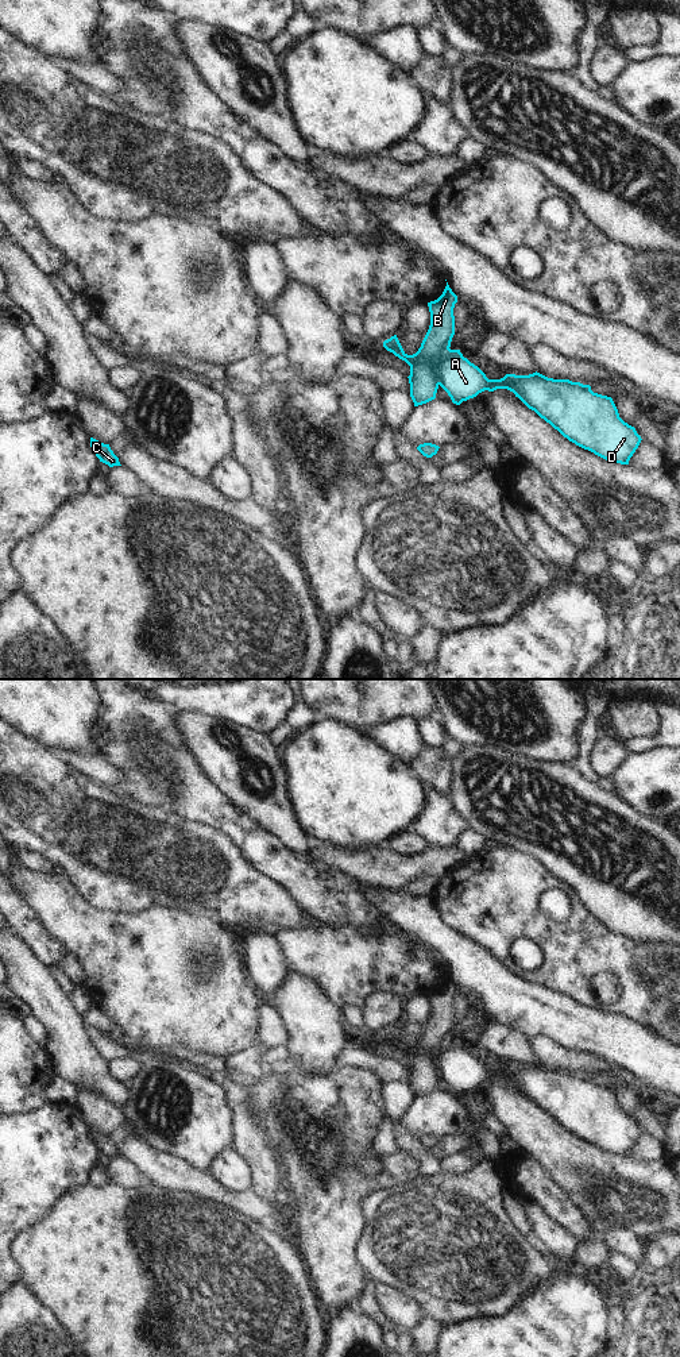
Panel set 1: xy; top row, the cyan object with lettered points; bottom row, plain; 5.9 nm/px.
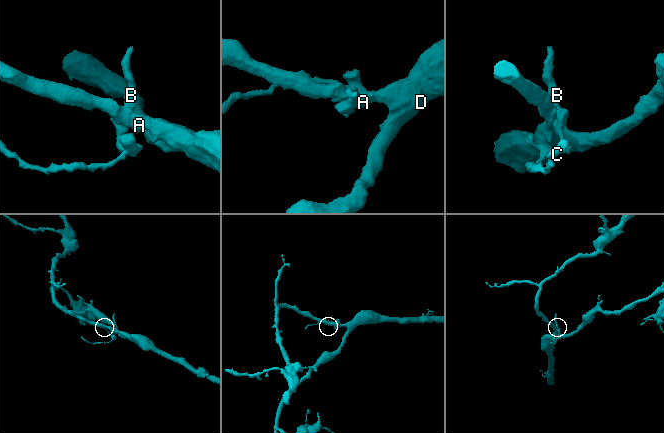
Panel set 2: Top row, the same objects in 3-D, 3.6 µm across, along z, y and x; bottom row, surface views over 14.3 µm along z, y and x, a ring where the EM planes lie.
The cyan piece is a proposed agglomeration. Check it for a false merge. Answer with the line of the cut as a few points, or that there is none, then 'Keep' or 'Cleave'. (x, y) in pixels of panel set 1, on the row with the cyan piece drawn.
Split along xy (449, 349), (436, 365), (435, 376), (437, 384). Cleave.

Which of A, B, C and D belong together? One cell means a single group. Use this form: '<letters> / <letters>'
A D / B C

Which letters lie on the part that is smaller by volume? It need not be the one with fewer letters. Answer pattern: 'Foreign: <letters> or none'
Foreign: B, C

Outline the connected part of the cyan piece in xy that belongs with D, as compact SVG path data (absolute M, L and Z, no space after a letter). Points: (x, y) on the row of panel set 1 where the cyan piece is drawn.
M451 348L434 371L453 404L460 405L484 390L507 389L569 442L613 463L629 464L642 440L619 417L613 398L594 393L590 385L548 378L537 371L488 379L460 350Z

